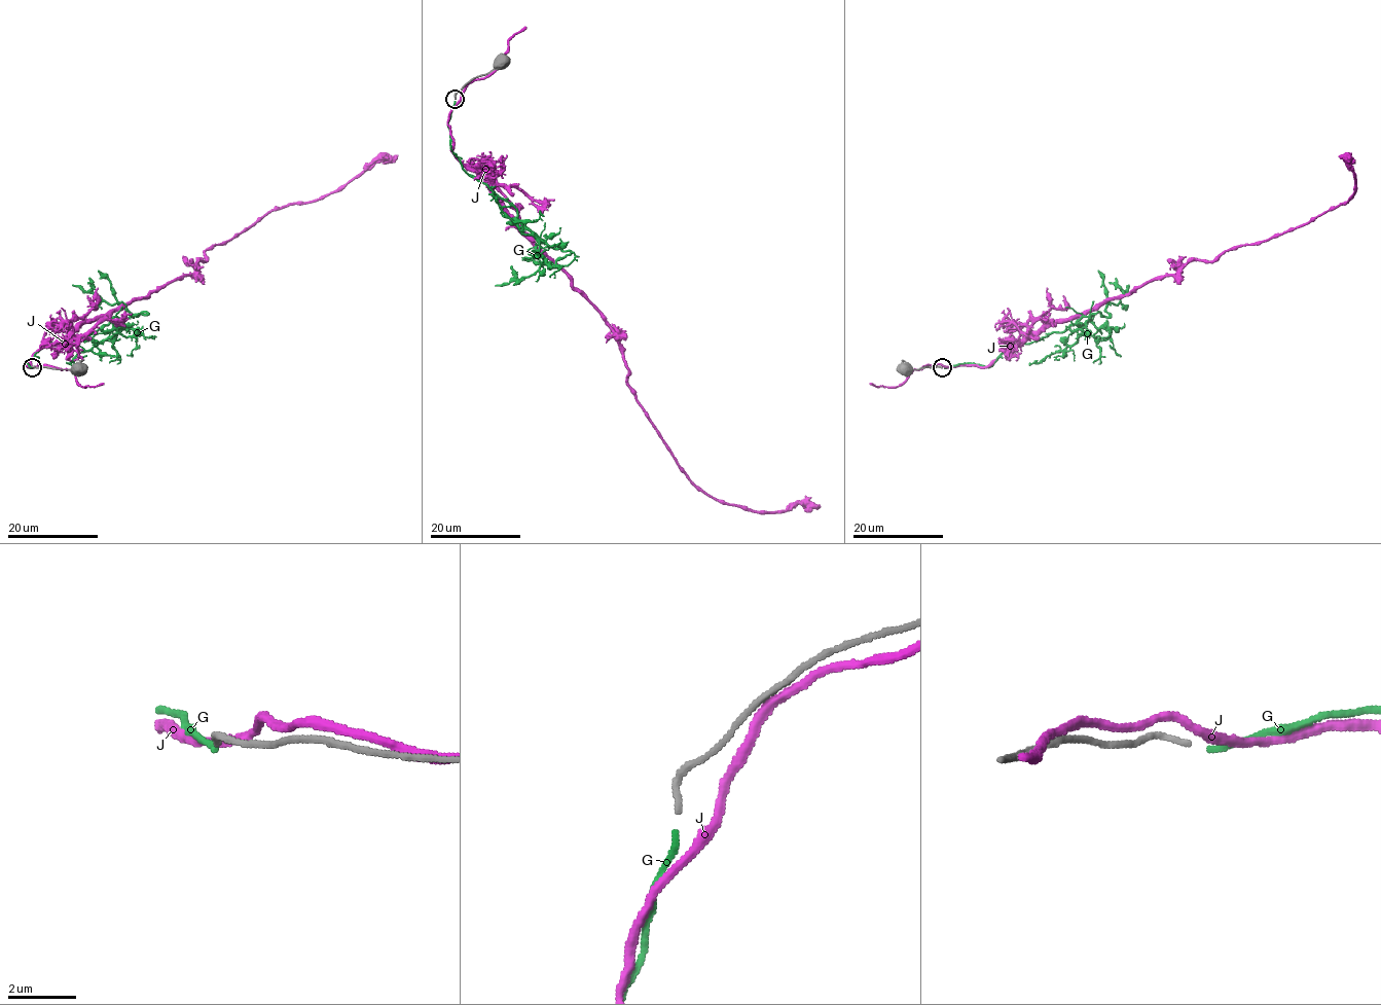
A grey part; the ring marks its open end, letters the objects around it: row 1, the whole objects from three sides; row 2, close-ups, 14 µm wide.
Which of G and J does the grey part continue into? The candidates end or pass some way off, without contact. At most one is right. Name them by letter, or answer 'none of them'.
G

